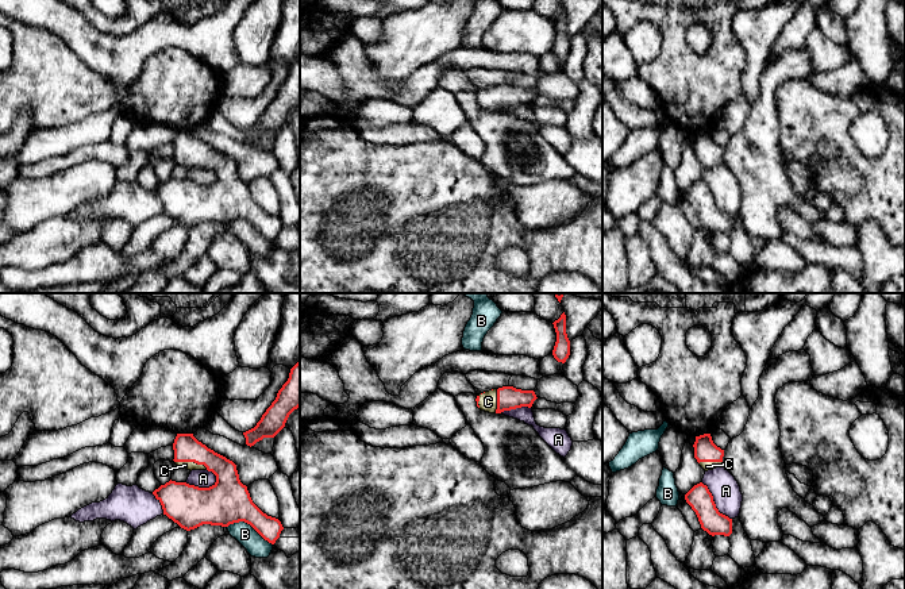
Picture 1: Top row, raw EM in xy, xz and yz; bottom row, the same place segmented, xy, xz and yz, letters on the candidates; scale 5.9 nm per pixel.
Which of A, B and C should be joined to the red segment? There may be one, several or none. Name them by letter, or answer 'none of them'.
C

